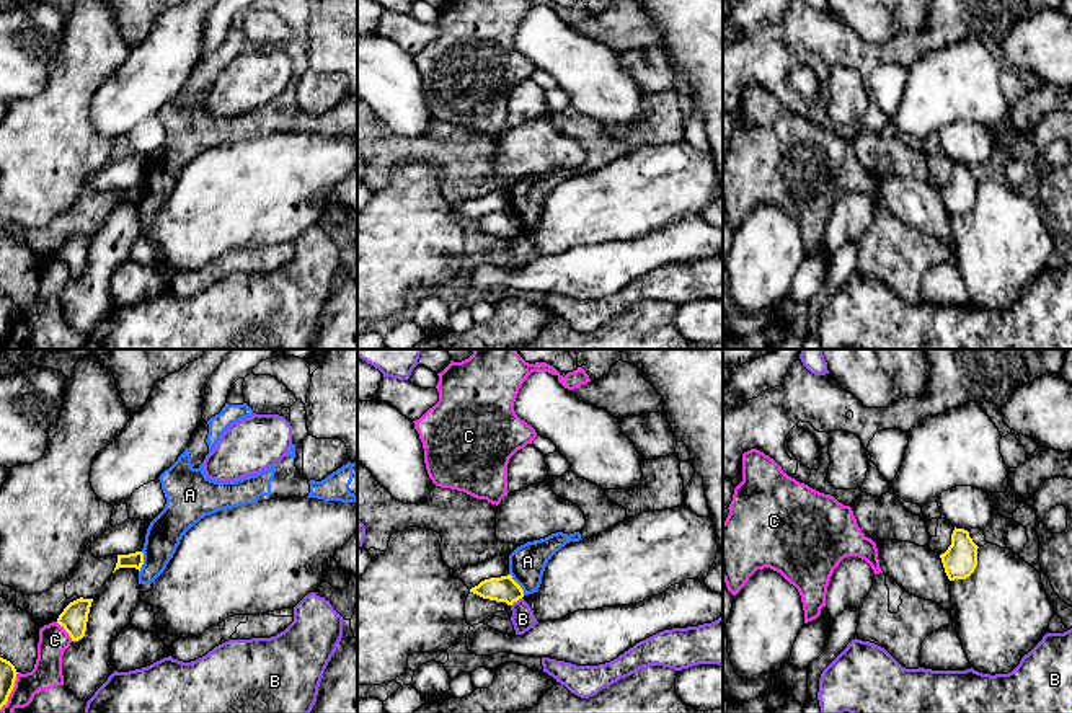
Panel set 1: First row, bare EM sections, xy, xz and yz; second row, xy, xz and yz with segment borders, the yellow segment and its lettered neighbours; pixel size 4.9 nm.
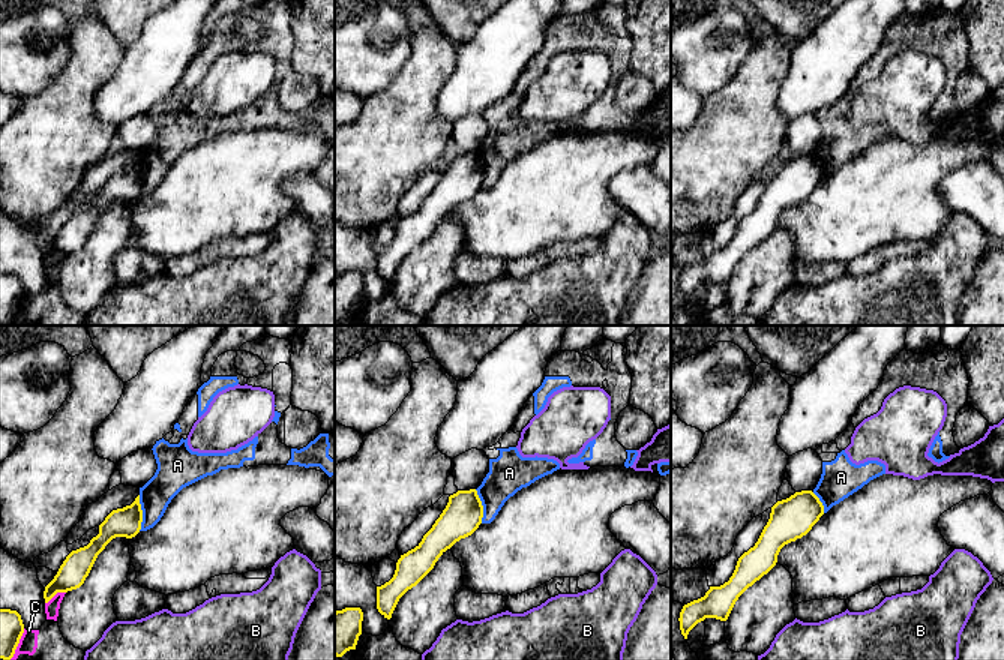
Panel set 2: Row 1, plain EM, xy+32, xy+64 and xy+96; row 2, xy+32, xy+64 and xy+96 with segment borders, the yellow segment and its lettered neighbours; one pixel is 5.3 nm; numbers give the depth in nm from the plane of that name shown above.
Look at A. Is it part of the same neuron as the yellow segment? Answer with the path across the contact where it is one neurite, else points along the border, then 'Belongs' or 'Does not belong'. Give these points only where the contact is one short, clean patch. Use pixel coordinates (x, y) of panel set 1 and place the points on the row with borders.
Boundary: xz (509, 573), (524, 594). Does not belong

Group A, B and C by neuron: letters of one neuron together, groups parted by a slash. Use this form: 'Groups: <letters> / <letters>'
Groups: A / B / C

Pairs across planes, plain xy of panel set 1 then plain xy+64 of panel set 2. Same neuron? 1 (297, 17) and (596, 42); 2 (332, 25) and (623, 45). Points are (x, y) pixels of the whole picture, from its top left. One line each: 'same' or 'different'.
1: same
2: different

